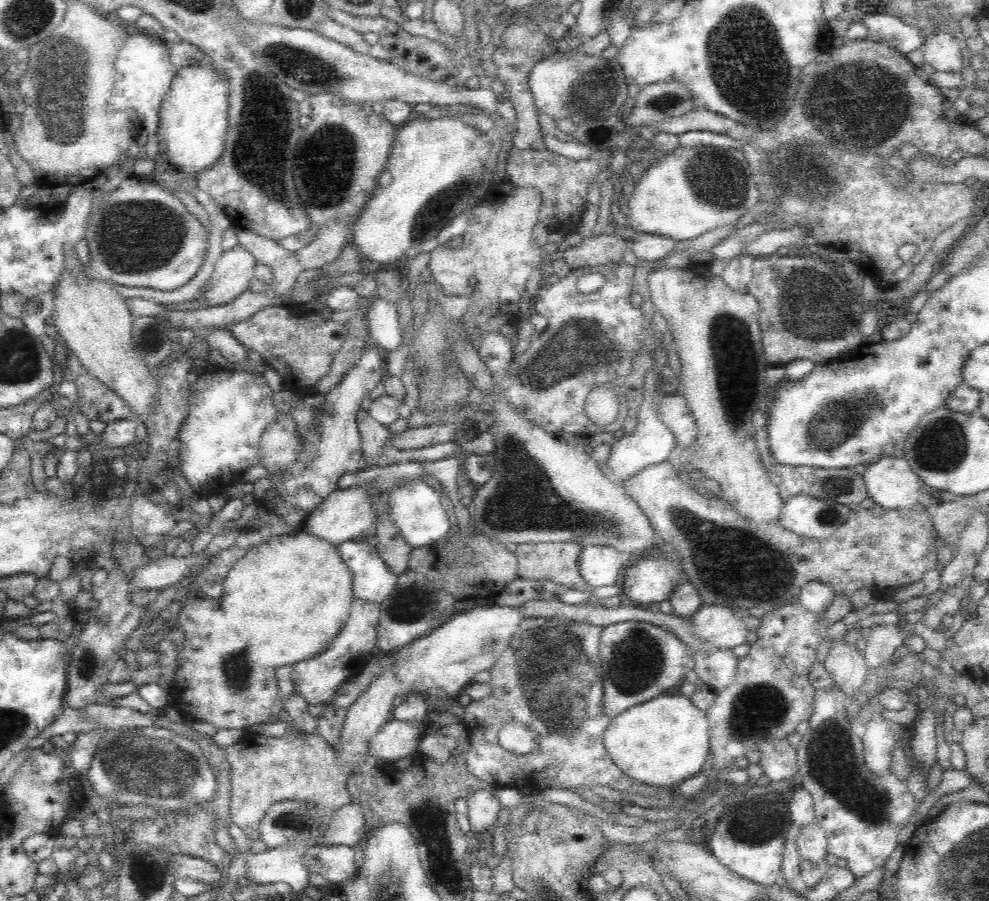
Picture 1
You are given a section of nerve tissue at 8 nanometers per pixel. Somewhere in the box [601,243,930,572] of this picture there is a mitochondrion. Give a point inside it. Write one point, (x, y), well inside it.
(814, 310)

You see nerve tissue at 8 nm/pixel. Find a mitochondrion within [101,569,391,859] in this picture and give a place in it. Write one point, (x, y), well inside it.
(236, 670)

